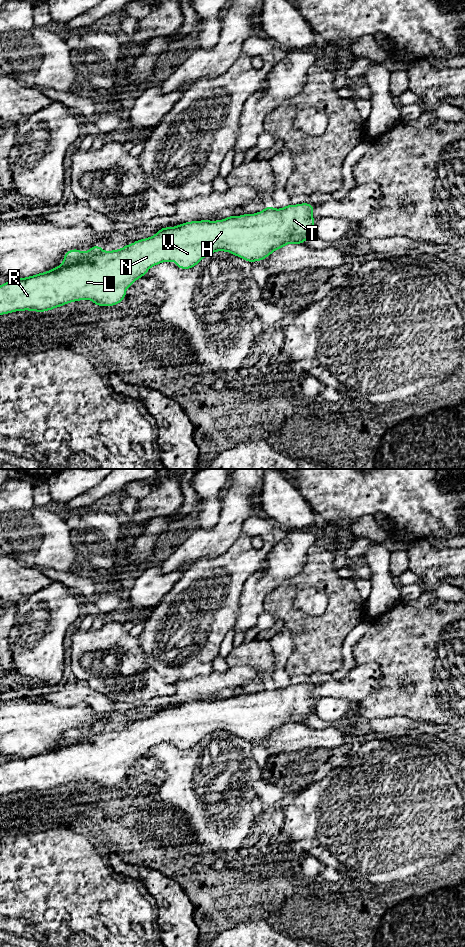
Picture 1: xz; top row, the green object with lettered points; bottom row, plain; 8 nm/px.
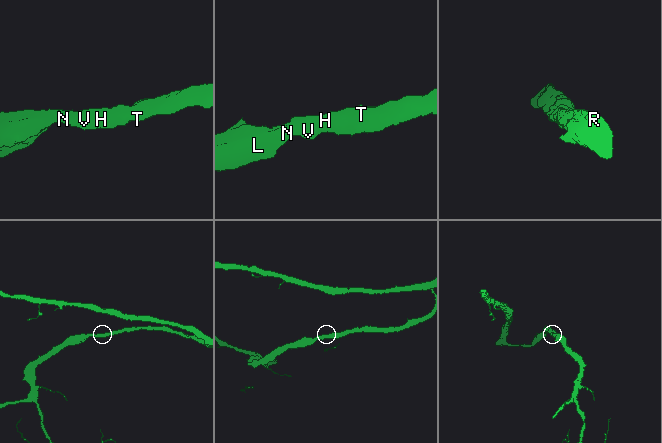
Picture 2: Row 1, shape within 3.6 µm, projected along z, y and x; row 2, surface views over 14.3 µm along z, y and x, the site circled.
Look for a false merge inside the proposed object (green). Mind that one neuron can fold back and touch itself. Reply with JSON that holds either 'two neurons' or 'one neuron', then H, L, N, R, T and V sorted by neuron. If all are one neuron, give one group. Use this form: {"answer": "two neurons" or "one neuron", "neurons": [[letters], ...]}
{"answer": "one neuron", "neurons": [["H", "L", "N", "R", "T", "V"]]}

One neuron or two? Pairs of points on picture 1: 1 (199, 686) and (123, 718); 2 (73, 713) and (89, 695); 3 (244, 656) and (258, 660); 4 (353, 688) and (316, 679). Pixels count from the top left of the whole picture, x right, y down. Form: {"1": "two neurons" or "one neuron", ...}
{"1": "one neuron", "2": "two neurons", "3": "one neuron", "4": "one neuron"}

